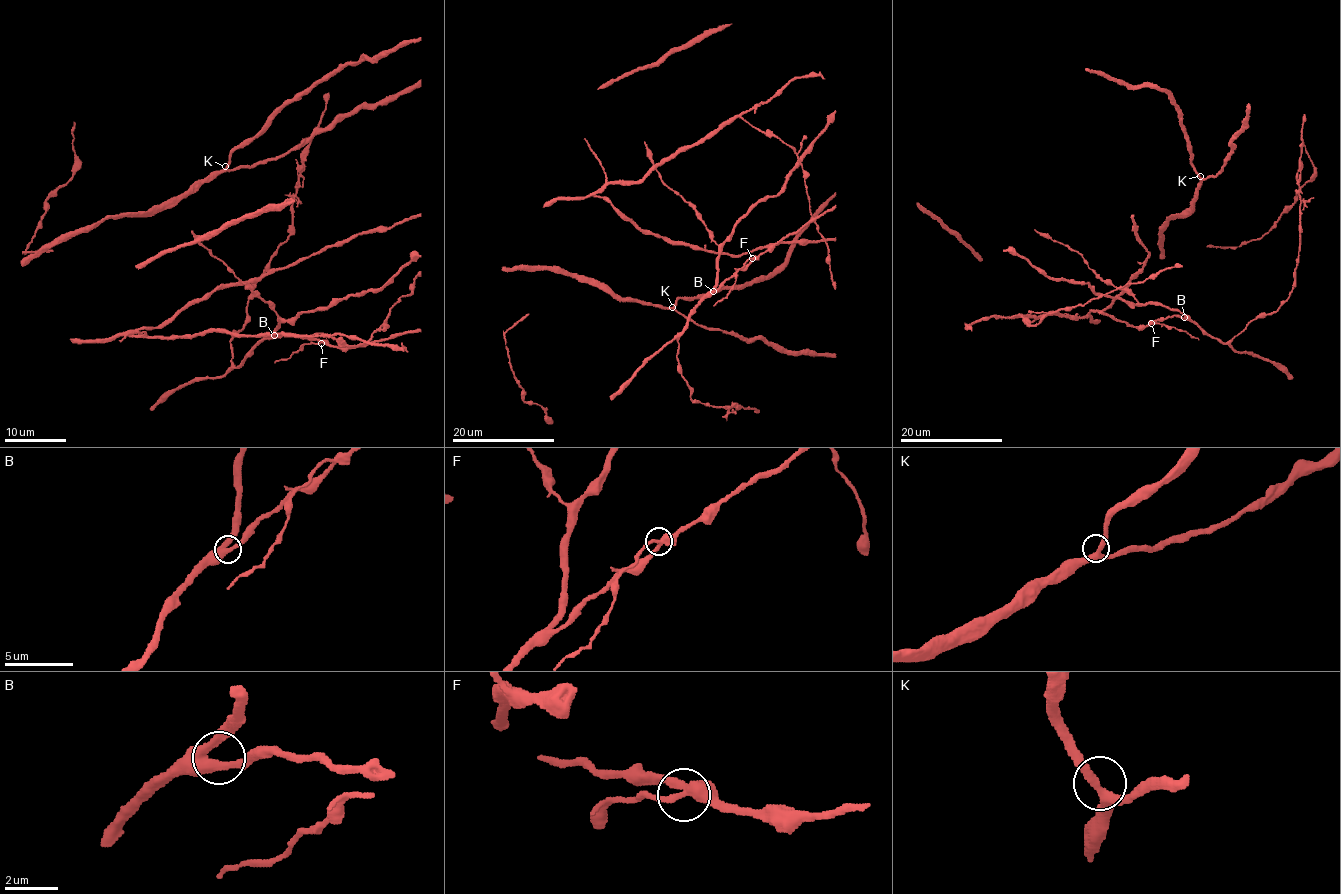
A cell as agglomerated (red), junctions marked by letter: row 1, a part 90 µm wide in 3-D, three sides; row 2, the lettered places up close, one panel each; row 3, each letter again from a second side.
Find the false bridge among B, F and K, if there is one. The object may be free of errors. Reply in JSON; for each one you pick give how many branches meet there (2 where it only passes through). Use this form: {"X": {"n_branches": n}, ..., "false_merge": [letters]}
{"F": {"n_branches": 3}, "false_merge": ["F"]}

